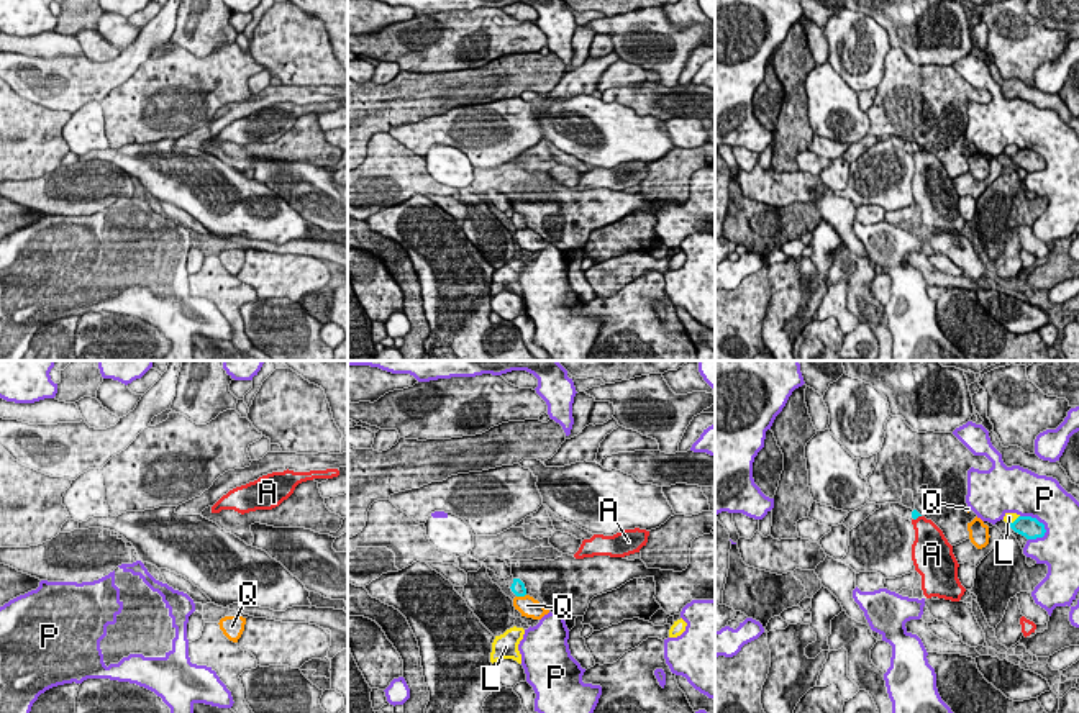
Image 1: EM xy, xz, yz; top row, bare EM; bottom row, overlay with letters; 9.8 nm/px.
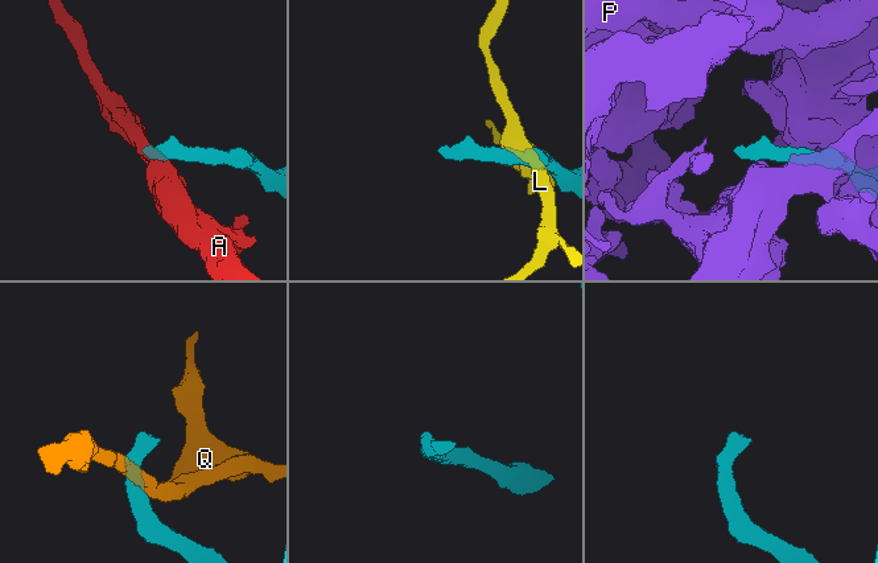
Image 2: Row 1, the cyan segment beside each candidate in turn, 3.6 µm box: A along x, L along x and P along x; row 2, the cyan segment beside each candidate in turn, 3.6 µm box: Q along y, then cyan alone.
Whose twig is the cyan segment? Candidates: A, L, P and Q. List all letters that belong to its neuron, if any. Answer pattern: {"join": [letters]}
{"join": []}

